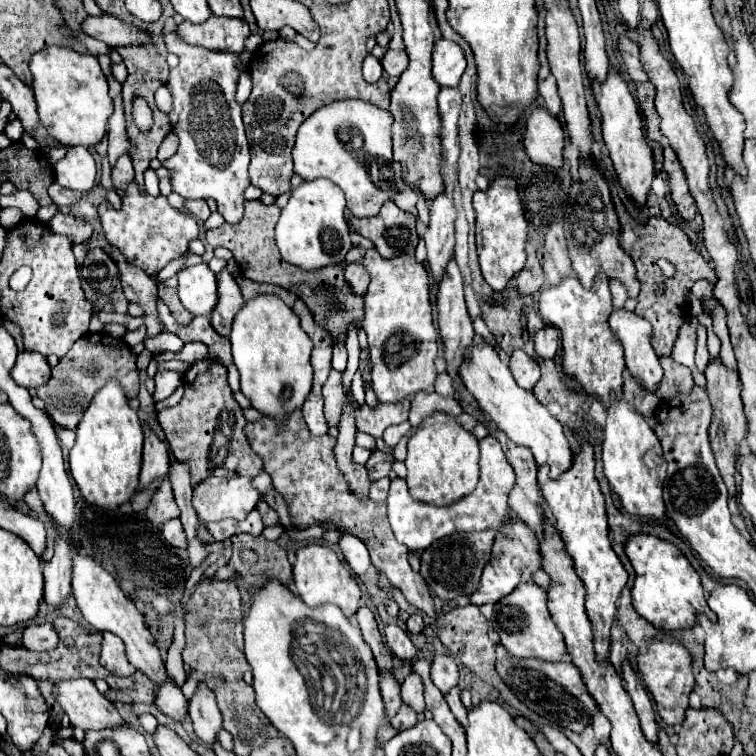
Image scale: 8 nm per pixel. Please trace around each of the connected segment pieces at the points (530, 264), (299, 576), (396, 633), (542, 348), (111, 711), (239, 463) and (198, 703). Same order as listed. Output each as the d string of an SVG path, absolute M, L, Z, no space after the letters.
M532 243L526 245L526 253L528 253L528 261L526 261L526 265L520 271L516 281L518 281L518 289L520 289L522 295L532 295L532 293L536 293L542 287L544 271L540 267L540 261L536 257L536 249L534 249Z
M308 543L296 551L296 563L294 563L294 583L302 597L302 601L310 607L322 605L322 603L334 603L338 605L346 617L352 617L356 609L360 607L360 585L356 577L350 573L350 569L344 567L344 563L338 559L336 551L324 543Z
M386 625L384 627L384 637L386 637L386 643L392 649L394 657L412 659L416 655L416 647L412 645L406 631L402 631L398 625Z
M544 327L536 333L536 353L542 357L542 359L548 359L548 357L554 357L556 351L560 347L560 335L558 335L558 329L554 327Z
M70 679L70 681L50 681L50 683L56 703L68 715L72 727L90 731L122 723L122 717L116 711L114 703L98 693L94 681Z
M214 359L198 361L184 373L184 385L186 385L184 387L186 393L182 401L172 409L160 411L158 423L162 419L162 431L174 451L174 457L190 467L192 483L200 483L212 475L256 477L262 471L264 463L256 453L252 453L252 447L248 445L248 437L244 437L246 419L242 407L232 397L232 389L228 387L226 367Z
M200 687L194 695L194 699L190 701L188 715L194 723L196 737L212 747L218 741L218 731L222 731L222 715L216 707L214 693Z

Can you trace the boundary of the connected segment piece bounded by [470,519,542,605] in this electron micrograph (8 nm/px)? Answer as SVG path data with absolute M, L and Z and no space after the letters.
M514 519L504 533L496 535L496 541L492 547L492 559L484 567L480 587L476 593L470 595L470 601L476 605L498 603L502 597L510 595L516 589L516 585L532 581L532 575L538 569L542 569L540 541L536 539L536 533L532 533L532 529L528 529L520 519Z

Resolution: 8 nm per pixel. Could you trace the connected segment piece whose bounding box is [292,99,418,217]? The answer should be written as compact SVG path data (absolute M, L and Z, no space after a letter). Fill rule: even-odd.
M344 99L334 101L332 105L324 105L298 129L292 149L296 175L300 175L304 181L314 181L318 177L334 181L346 193L346 207L354 217L374 217L384 201L394 199L402 191L418 193L416 187L404 183L402 165L392 159L392 121L394 119L388 109L384 111L358 99ZM356 145L358 149L354 149ZM360 145L362 161L356 157L360 155Z

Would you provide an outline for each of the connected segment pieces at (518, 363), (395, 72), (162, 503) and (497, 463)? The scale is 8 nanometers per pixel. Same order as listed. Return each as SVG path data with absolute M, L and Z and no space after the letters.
M516 349L512 353L512 357L510 357L510 369L512 369L518 385L524 387L524 389L534 389L536 381L540 379L540 367L538 367L538 363L532 357L528 357L524 351L520 351L520 349Z
M388 49L386 55L382 57L382 67L392 77L402 75L402 71L406 69L406 65L408 65L408 55L404 51L392 51L392 49Z
M166 475L164 481L160 483L160 487L154 493L154 499L150 501L148 509L146 509L146 517L150 523L160 525L172 517L178 517L178 505L174 501L174 493L172 493L172 485L170 485L170 477Z
M492 435L484 437L480 441L480 481L472 493L468 493L466 497L458 499L452 505L436 507L424 501L416 501L408 493L408 485L404 479L392 481L388 493L388 521L394 531L394 537L408 549L422 551L430 547L430 543L456 533L478 533L486 529L494 529L496 533L500 533L500 529L504 529L514 515L508 505L508 497L510 497L510 489L514 487L514 481L516 481L514 469L508 465L508 459L504 457L504 451L500 449L496 437Z

